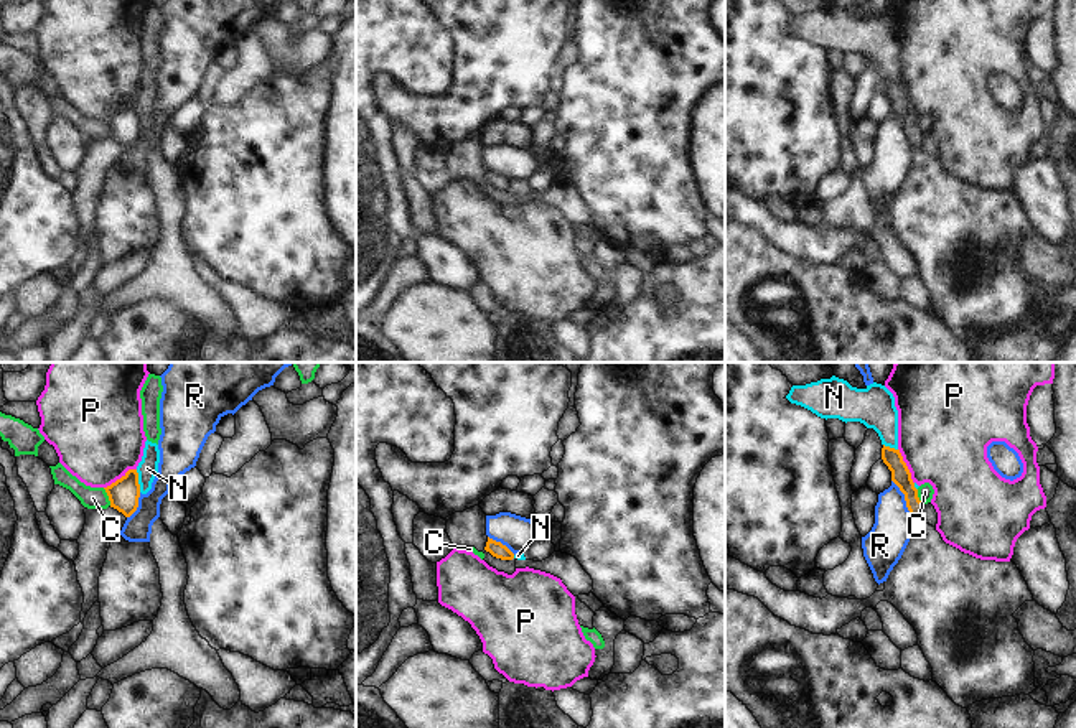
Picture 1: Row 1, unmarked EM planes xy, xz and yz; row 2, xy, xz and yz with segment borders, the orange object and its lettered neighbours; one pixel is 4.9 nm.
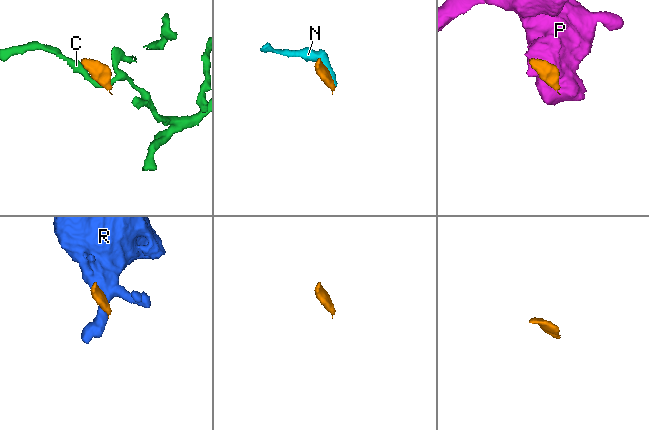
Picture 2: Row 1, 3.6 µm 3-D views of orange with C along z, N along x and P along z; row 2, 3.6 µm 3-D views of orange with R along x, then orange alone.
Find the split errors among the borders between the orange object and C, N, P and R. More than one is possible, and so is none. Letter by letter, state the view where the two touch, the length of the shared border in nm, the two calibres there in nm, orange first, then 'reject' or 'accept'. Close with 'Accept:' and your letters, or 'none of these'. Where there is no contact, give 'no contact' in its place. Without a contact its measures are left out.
C: xy | 100 nm | 150/110 nm | reject
N: xy | 110 nm | 150/100 nm | reject
P: xy | 190 nm | 150/440 nm | reject
R: yz | 220 nm | 100/200 nm | reject
Accept: none of these

